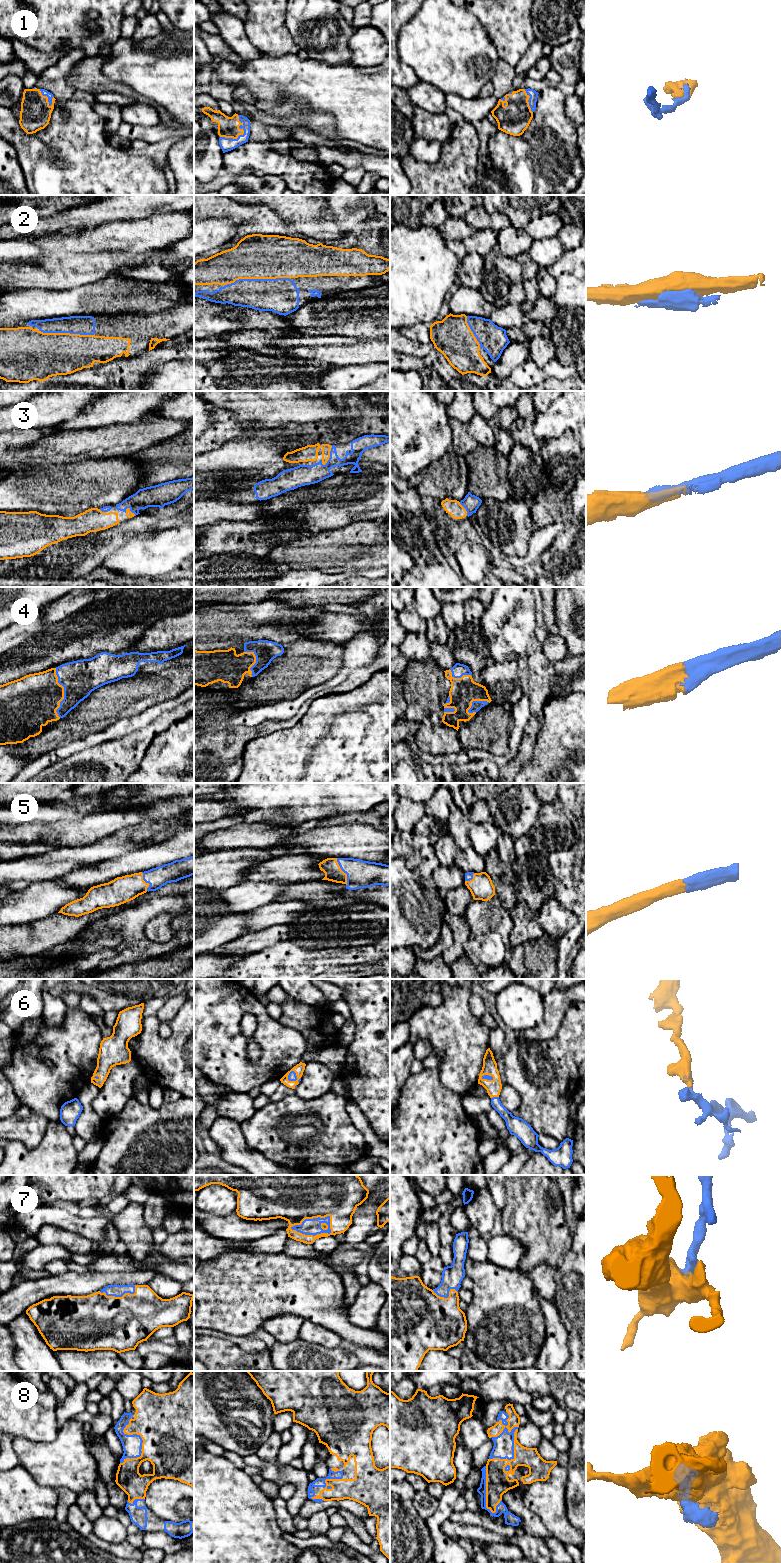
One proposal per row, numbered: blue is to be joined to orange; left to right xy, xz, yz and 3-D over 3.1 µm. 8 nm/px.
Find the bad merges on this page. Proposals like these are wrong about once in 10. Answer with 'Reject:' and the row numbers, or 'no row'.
Reject: no row

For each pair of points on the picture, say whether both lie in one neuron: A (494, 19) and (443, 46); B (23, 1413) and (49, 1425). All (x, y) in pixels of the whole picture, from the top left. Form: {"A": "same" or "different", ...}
{"A": "different", "B": "same"}

